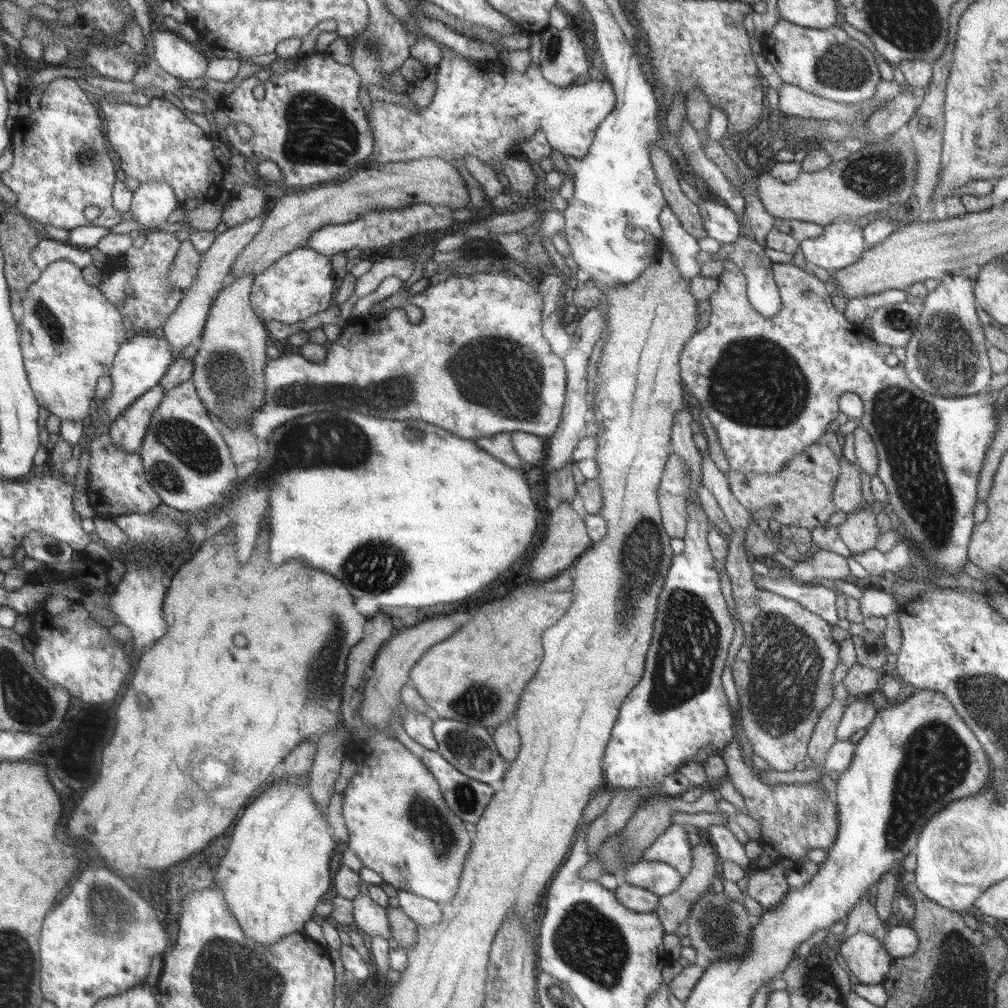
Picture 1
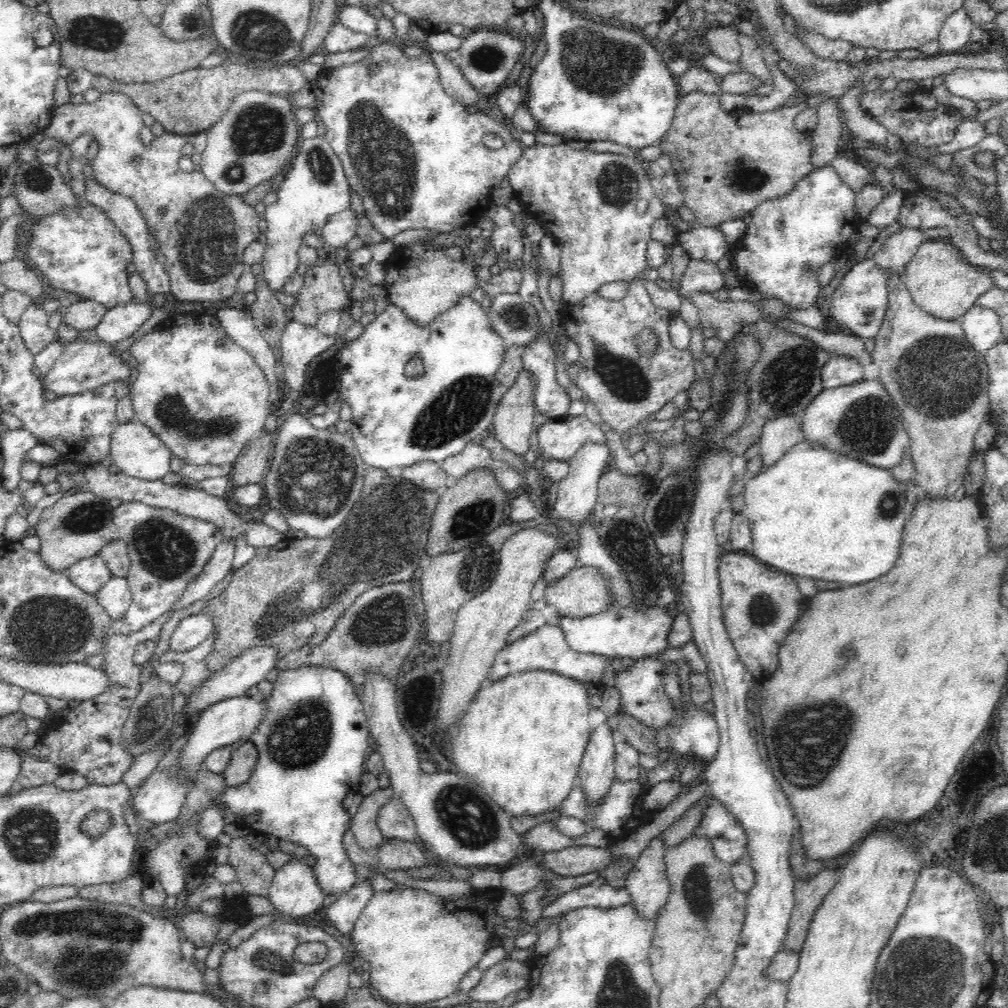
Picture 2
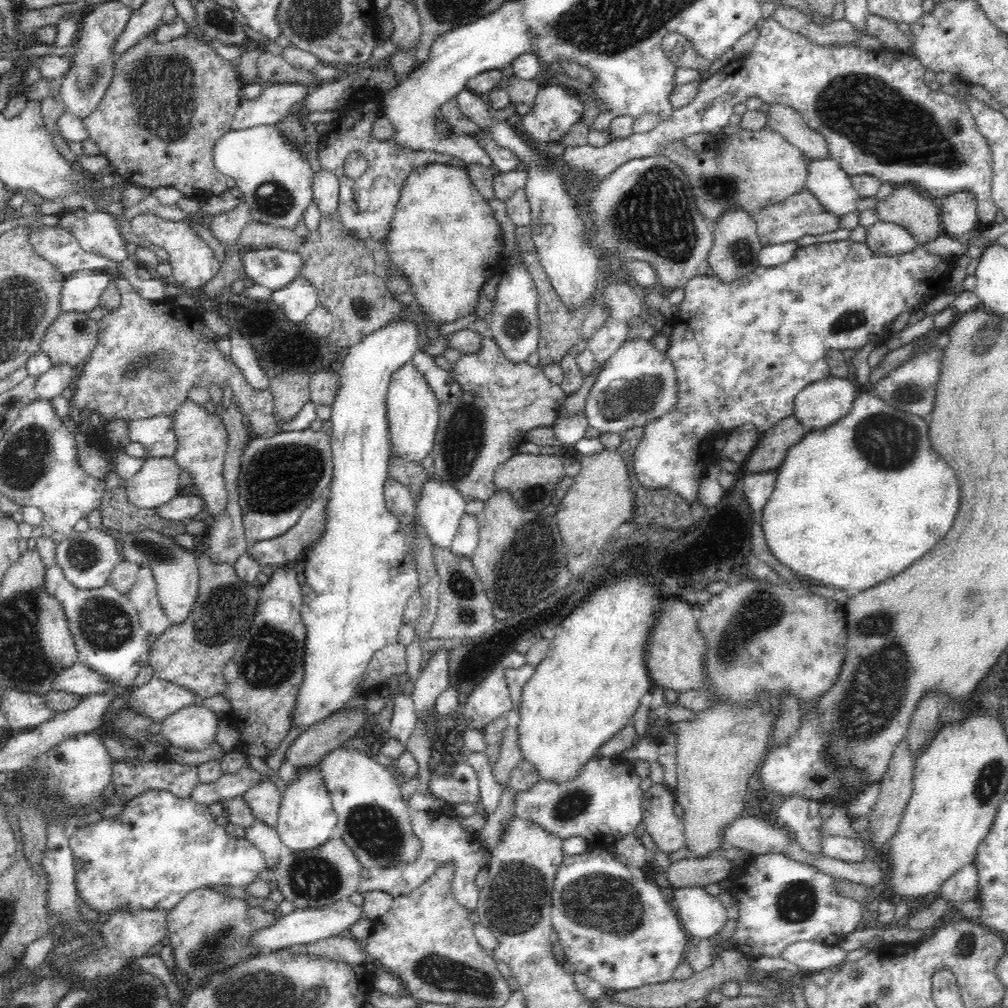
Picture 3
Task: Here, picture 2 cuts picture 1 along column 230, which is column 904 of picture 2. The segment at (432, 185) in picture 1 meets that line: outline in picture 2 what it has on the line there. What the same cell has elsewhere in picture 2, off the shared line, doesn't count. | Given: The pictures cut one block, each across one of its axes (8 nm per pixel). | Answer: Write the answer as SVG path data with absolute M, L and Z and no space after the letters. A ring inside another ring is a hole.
M933 239L924 241L916 254L906 263L902 274L905 284L912 295L913 302L926 314L936 319L956 321L966 314L980 294L996 286L990 272L980 272L978 267L967 263L962 252L948 240Z

